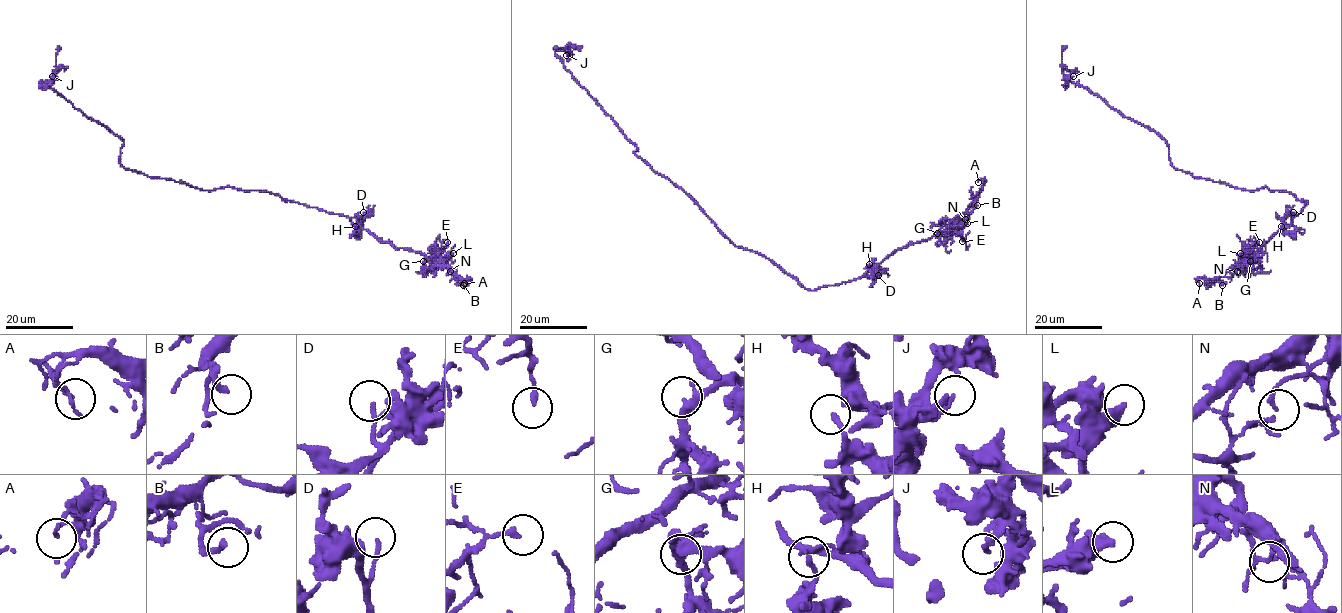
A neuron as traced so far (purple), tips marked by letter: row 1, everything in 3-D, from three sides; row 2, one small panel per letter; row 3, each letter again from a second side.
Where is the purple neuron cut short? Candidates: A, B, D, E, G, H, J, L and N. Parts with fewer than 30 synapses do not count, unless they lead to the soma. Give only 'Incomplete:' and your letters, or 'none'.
Incomplete: none

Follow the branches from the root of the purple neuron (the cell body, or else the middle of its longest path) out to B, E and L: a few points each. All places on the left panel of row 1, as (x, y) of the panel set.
B: (211, 190), (267, 190), (346, 215), (381, 241), (446, 265), (463, 285)
E: (211, 190), (223, 187), (267, 190), (283, 200), (346, 215), (383, 241), (420, 252), (435, 265), (447, 242)
L: (211, 190), (223, 187), (267, 190), (283, 200), (346, 215), (383, 241), (420, 252), (435, 265), (453, 253)

